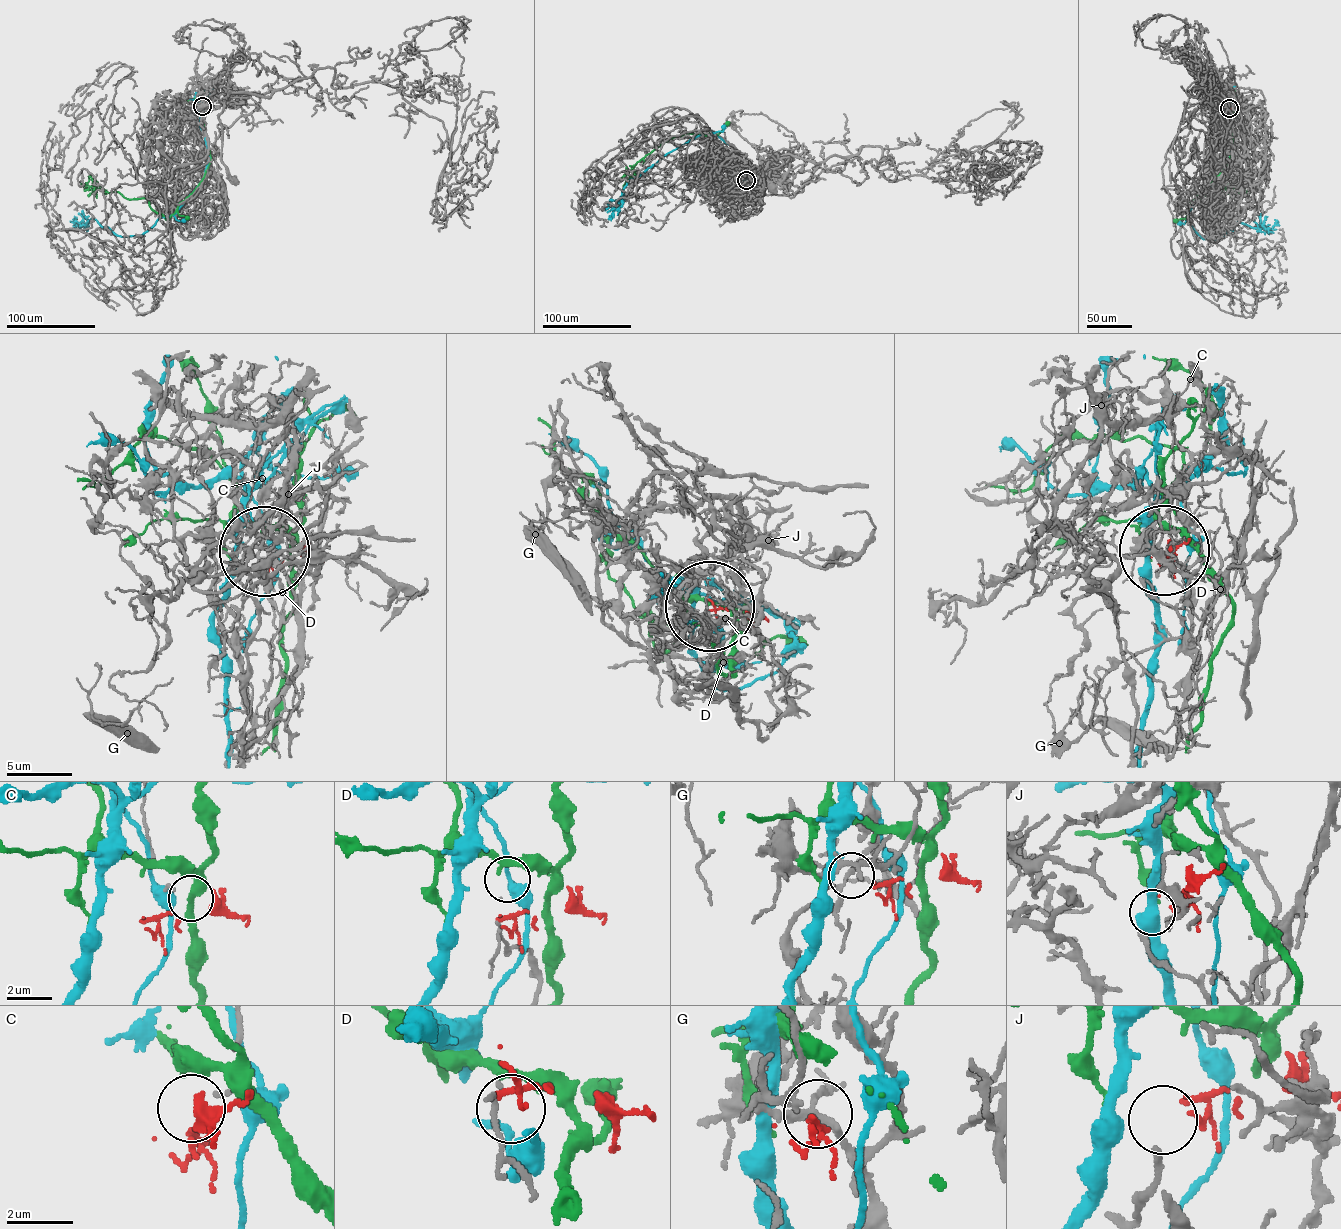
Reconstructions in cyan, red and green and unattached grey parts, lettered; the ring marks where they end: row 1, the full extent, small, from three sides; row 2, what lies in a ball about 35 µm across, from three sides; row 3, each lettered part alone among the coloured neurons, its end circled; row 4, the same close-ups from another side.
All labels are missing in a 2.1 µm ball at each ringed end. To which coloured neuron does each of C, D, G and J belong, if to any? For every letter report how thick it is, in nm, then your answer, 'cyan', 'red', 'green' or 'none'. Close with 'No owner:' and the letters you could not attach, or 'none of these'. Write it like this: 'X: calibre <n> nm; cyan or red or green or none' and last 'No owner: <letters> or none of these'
C: calibre 120 nm; none
D: calibre 70 nm; none
G: calibre 220 nm; red
J: calibre 200 nm; none
No owner: C, D, J

